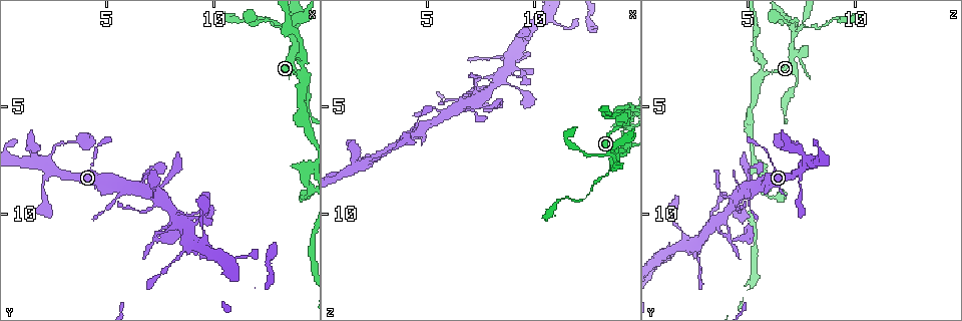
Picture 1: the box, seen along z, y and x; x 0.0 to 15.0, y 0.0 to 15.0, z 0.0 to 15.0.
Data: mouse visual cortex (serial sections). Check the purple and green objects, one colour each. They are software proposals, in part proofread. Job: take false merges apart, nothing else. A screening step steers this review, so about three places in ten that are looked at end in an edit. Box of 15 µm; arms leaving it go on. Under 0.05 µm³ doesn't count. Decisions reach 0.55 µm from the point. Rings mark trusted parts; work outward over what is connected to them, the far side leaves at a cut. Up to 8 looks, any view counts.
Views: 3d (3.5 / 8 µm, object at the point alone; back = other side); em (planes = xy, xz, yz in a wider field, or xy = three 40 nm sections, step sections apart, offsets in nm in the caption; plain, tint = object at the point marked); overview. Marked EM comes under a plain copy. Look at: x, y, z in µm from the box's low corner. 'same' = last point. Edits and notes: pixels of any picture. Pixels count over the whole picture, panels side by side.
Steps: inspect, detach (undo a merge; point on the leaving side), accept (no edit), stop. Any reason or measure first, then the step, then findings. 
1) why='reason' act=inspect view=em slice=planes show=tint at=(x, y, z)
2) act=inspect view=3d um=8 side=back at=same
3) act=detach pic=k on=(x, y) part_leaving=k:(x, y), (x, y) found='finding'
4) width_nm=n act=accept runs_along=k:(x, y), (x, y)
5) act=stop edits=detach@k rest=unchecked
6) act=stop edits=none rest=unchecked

why='four or more arms meet' act=inspect view=3d um=3.5 at=(13.7, 1.7, 7.2)

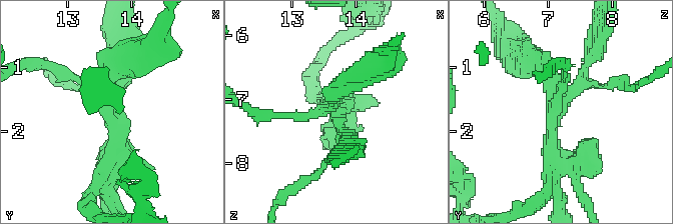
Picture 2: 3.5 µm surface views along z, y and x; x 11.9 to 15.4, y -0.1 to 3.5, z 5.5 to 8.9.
arms=4 arm_widths_nm=150,150,250,250 act=inspect view=em slice=xy step=1 show=tint at=(13.60, 1.55, 7.15)

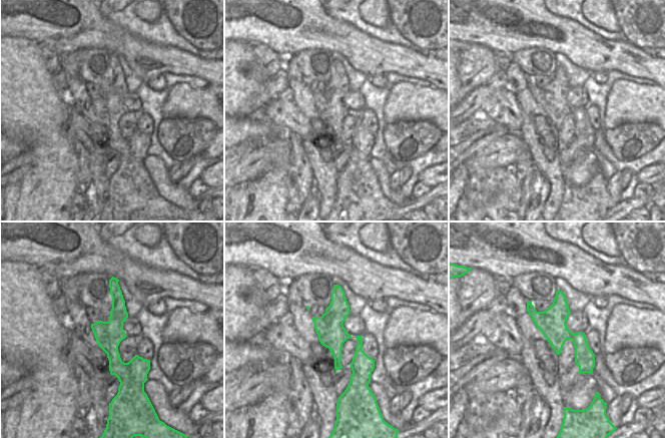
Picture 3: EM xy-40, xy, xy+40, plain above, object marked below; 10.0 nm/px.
act=accept runs_along=2:(552, 164), (554, 106), (580, 84), (608, 84) found='one cell here'

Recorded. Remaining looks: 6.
why='sharp bend' act=inspect view=3d um=8 at=(7.4, 11.3, 4.2)

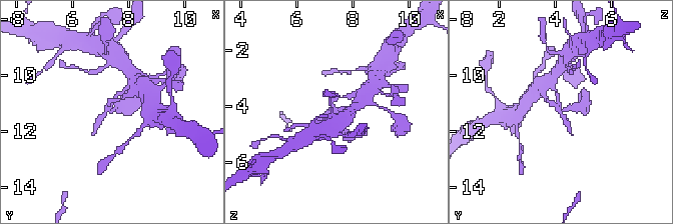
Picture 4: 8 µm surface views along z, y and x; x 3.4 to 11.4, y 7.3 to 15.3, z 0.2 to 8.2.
why='closer look' act=inspect view=3d um=3.5 at=(7.3, 11.3, 4.2)

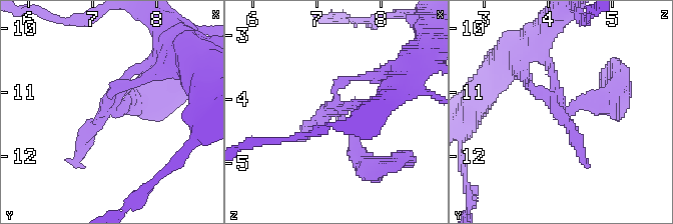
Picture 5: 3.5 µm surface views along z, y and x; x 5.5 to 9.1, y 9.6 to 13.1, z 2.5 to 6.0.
act=accept runs_along=5:(546, 60), (564, 112), (613, 96) found='one cell here'

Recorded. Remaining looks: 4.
why='four arms meet' act=inspect view=3d um=8 at=(8.8, 11.5, 2.7)

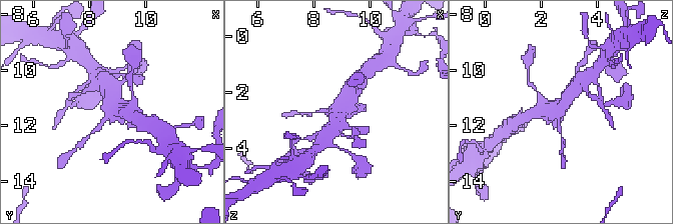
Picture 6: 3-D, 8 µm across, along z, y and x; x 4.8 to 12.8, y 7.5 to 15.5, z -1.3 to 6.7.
act=inspect view=3d um=3.5 at=(8.7, 11.5, 2.7)

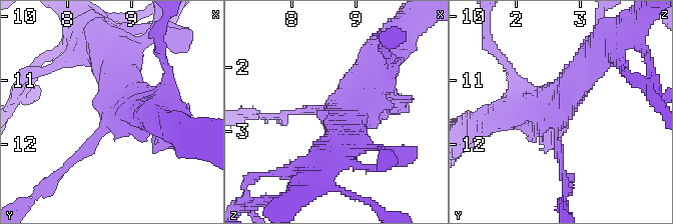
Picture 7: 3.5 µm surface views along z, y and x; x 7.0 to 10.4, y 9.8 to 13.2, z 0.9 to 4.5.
act=accept found='all the same cell'

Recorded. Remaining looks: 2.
act=stop edits=none rest=unchecked

